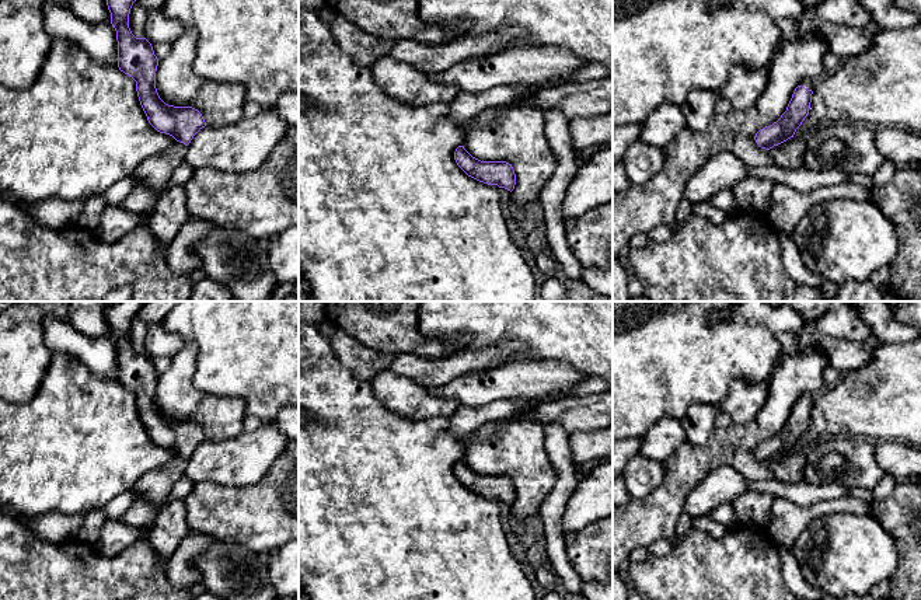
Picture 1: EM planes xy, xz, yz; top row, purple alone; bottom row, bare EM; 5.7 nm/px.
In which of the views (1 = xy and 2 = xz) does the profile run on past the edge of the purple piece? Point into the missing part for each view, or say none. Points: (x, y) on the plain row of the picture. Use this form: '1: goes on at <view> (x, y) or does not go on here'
1: goes on at xy (153, 487)
2: does not go on here

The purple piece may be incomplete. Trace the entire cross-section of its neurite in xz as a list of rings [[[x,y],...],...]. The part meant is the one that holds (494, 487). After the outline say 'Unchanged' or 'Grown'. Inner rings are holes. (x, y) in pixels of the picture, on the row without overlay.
[[[464,460],[456,463],[454,474],[468,491],[479,496],[498,499],[510,506],[514,503],[516,488],[512,478],[506,475],[481,475],[472,471]]]. Unchanged

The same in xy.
[[[119,301],[108,307],[107,320],[116,345],[119,384],[136,395],[137,411],[149,437],[157,446],[175,453],[164,465],[143,474],[130,489],[161,510],[170,500],[171,488],[185,475],[186,460],[206,436],[198,423],[168,419],[157,407],[158,373],[151,357],[146,352],[136,352],[129,342],[130,322],[146,303],[149,301]]]. Grown

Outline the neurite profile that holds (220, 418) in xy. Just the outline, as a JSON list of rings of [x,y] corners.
[[[184,343],[182,349],[172,357],[170,369],[158,374],[157,407],[168,419],[198,423],[206,440],[231,439],[243,432],[245,401],[198,390],[192,383],[196,356],[196,345]]]

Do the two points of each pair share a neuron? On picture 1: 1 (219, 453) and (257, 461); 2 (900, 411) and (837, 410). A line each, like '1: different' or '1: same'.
1: same
2: same

